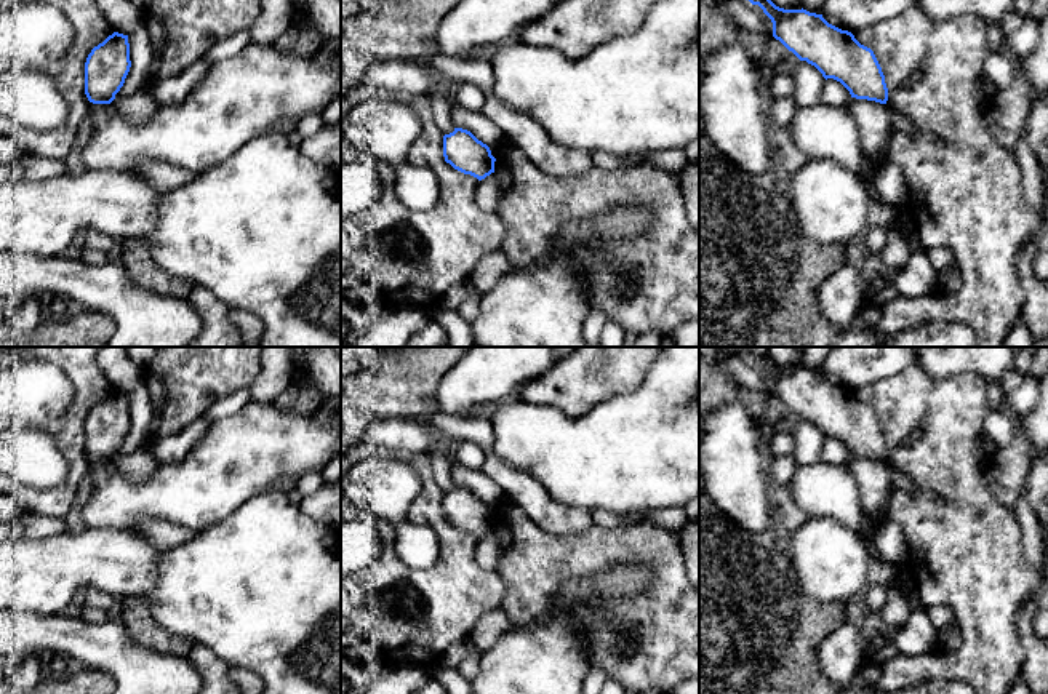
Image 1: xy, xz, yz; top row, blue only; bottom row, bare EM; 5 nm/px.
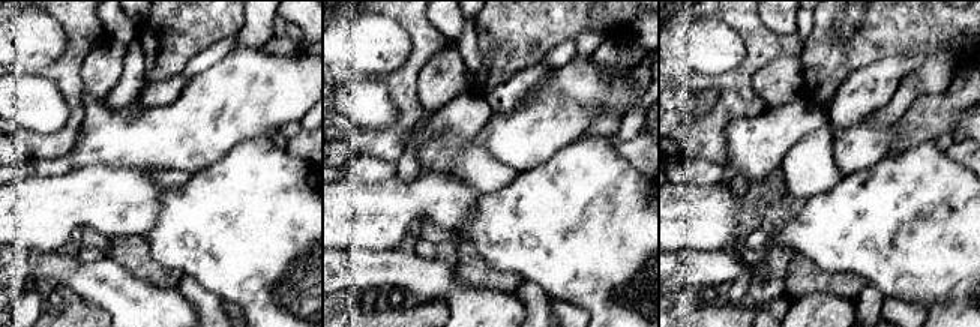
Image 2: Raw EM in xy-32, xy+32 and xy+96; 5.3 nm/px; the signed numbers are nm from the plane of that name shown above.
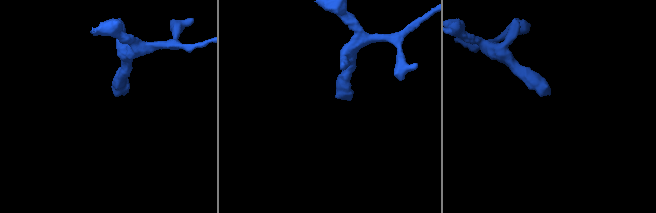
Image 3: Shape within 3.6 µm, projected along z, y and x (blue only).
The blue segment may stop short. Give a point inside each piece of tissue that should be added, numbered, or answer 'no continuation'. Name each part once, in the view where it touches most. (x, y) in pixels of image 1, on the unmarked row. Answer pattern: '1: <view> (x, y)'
no continuation

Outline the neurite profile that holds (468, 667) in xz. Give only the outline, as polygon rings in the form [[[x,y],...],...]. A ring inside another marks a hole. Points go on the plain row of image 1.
[[[482,652],[472,654],[472,656],[462,659],[456,670],[464,678],[472,680],[478,673],[480,659],[482,659]]]

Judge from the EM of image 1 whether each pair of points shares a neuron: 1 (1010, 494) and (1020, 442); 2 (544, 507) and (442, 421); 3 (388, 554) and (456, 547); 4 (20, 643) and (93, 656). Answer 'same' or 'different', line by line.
1: same
2: same
3: same
4: same

